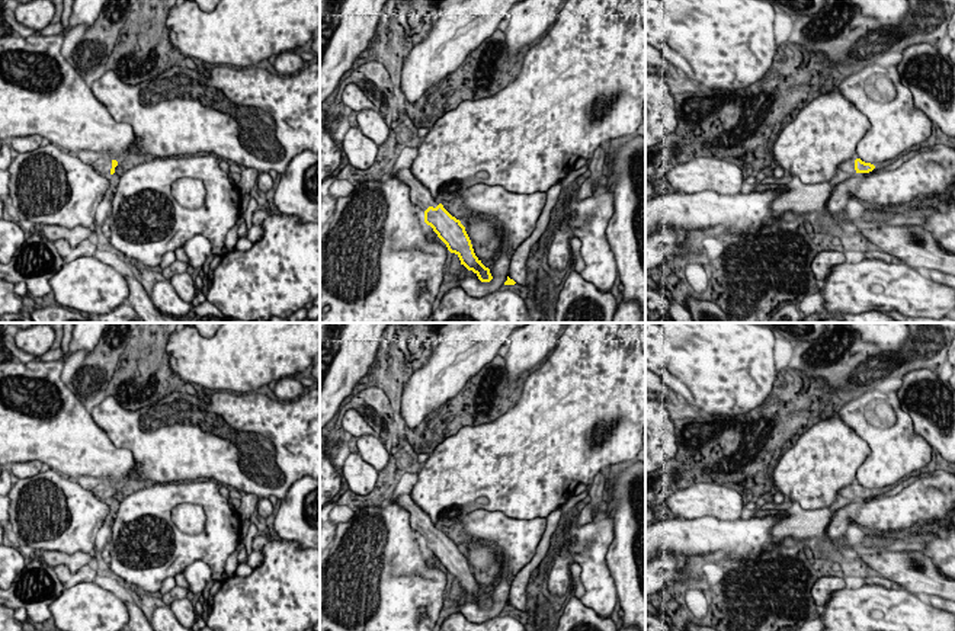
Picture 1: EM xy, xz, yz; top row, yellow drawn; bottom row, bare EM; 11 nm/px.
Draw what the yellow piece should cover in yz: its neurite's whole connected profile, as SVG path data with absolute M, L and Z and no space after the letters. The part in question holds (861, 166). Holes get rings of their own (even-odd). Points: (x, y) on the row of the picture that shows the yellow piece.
M852 157L850 160L846 160L839 166L840 174L845 174L845 176L853 176L853 174L858 174L858 173L869 173L874 169L875 169L874 164L865 163L865 161L862 161L861 158L856 158L856 157Z

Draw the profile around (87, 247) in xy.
M64 238L54 241L54 244L64 263L73 262L78 257L93 256L97 250L93 238L83 240L77 247L71 247Z

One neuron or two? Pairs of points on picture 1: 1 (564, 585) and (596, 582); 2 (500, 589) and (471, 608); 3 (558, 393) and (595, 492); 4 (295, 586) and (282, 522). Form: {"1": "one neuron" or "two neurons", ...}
{"1": "one neuron", "2": "one neuron", "3": "two neurons", "4": "two neurons"}

